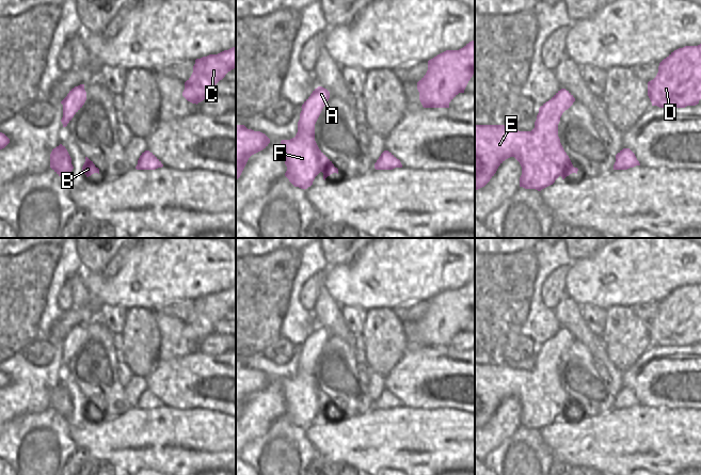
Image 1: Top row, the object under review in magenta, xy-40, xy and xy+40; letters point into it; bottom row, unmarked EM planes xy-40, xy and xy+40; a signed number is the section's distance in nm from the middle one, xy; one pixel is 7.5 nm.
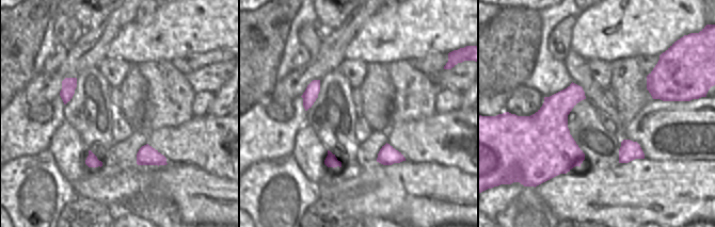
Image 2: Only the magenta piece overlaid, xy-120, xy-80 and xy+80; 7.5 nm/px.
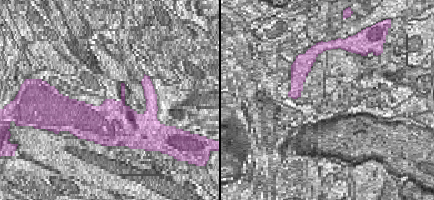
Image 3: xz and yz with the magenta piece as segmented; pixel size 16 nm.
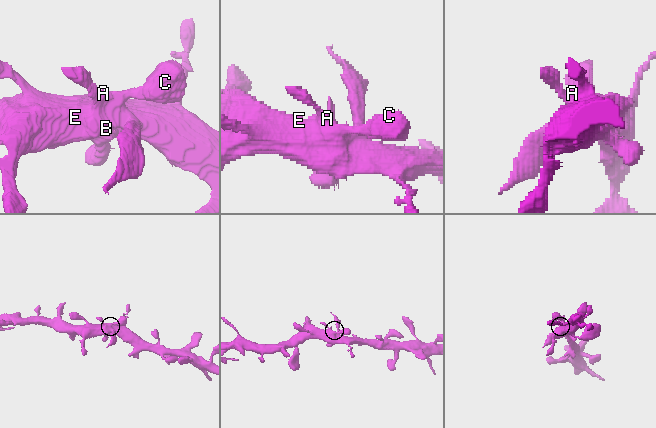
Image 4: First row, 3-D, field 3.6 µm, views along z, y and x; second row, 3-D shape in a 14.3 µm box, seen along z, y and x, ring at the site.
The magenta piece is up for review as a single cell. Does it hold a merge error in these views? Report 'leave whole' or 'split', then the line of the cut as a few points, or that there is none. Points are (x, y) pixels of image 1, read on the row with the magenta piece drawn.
leave whole; cut none

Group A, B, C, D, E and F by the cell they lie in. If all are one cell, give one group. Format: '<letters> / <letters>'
A B C D E F

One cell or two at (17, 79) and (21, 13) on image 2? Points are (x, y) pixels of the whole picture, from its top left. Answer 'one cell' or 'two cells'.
one cell

